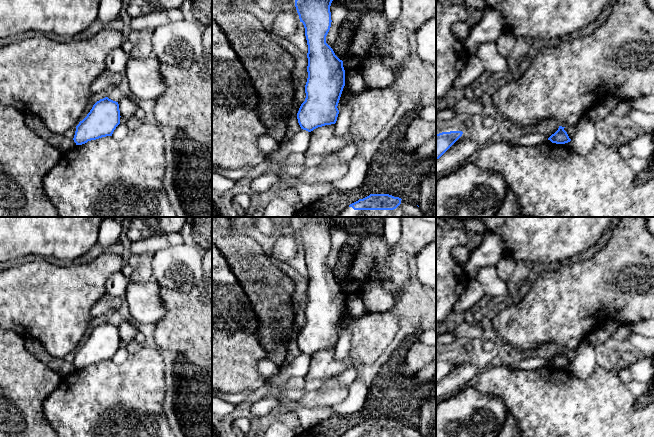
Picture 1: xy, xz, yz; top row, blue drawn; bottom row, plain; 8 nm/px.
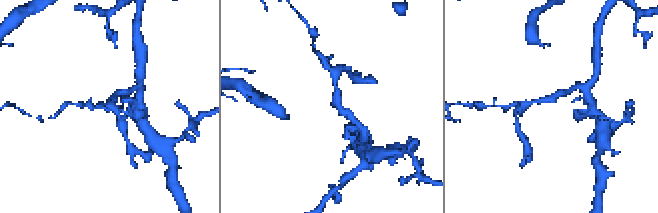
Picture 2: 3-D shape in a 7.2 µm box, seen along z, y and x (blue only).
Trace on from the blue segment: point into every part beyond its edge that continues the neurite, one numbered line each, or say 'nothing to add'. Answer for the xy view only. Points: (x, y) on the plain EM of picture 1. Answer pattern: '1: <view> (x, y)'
nothing to add

